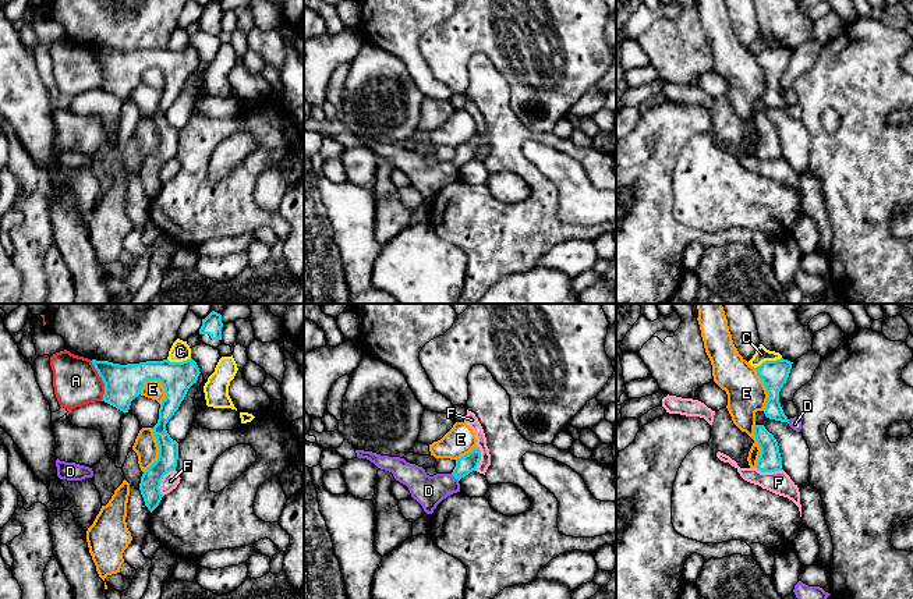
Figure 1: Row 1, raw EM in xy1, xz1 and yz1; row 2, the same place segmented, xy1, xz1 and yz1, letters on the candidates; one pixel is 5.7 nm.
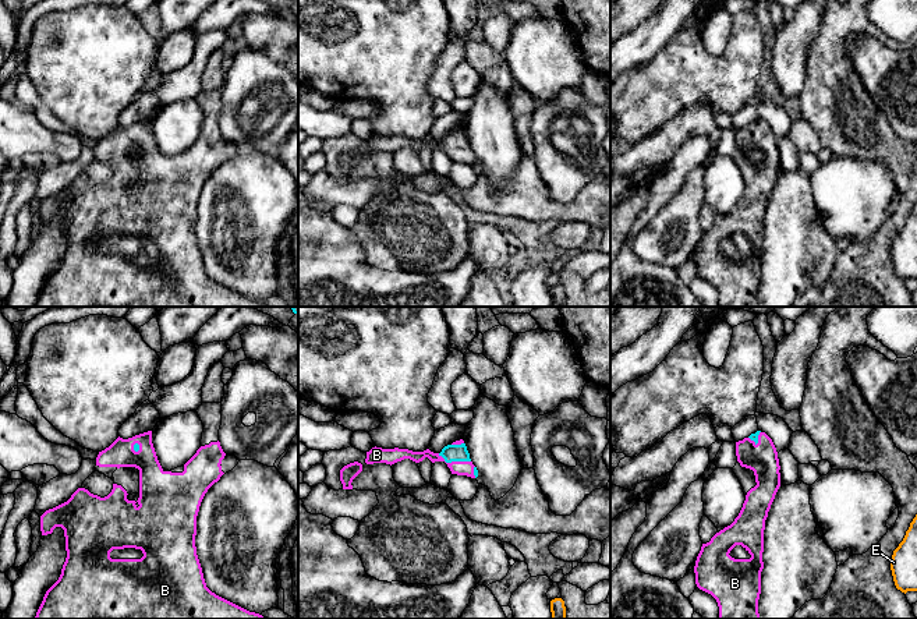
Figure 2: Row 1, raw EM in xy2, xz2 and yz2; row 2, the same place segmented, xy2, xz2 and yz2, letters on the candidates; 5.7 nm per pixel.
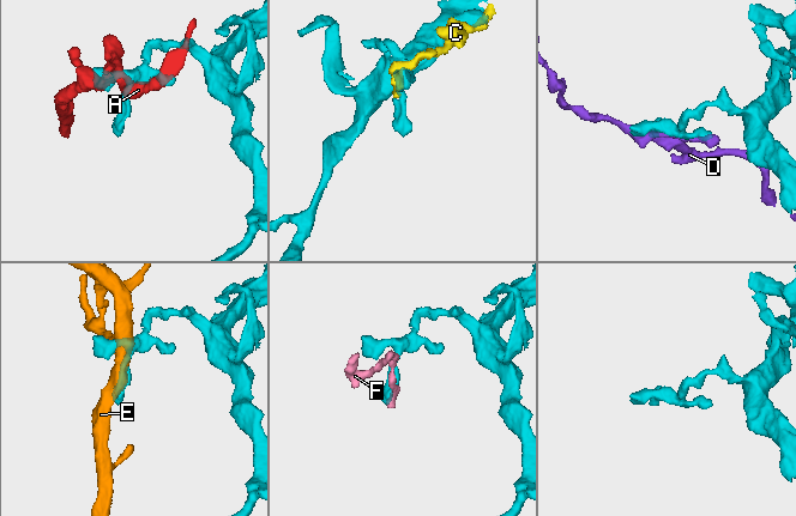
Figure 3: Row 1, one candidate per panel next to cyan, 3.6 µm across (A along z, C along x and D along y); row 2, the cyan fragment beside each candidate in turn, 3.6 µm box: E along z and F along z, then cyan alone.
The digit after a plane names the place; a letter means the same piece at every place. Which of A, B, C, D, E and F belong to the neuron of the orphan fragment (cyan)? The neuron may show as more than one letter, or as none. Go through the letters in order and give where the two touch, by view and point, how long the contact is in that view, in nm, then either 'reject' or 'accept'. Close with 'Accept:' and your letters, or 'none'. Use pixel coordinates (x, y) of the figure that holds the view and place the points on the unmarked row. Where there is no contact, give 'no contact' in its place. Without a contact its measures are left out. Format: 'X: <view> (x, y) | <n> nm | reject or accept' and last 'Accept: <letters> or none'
A: xy1 (102, 67) | 240 nm | reject
B: xz2 (455, 148) | 200 nm | accept
C: yz1 (768, 49) | 170 nm | reject
D: xz1 (455, 165) | 60 nm | reject
E: xy1 (163, 74) | 170 nm | reject
F: xy1 (160, 167) | 180 nm | reject
Accept: B

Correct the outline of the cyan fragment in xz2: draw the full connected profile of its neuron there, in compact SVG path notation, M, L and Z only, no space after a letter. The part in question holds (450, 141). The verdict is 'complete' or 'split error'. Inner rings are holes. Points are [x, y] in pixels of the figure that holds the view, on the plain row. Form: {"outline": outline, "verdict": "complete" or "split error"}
{"outline": "M463 127L445 134L440 141L433 141L429 137L424 139L413 139L408 137L382 137L375 134L369 139L367 139L365 151L386 151L392 153L404 146L410 146L415 151L419 151L425 145L428 145L432 151L445 149L450 156L452 162L467 163L471 166L478 165L478 158L472 152L470 141Z", "verdict": "split error"}

